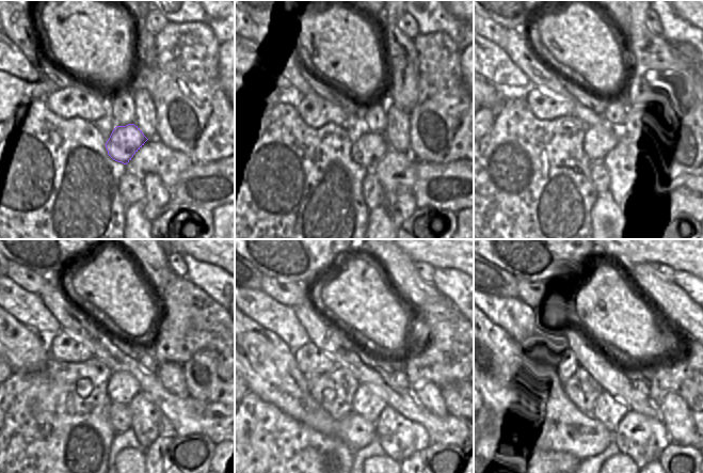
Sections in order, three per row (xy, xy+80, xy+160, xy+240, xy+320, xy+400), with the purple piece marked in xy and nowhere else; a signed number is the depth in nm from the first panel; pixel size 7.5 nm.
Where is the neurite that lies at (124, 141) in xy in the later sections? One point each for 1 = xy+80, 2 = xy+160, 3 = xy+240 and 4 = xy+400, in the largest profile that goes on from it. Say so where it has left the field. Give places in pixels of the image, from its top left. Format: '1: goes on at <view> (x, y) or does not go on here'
1: goes on at xy+80 (367, 151)
2: goes on at xy+160 (598, 141)
3: goes on at xy+240 (122, 387)
4: goes on at xy+400 (609, 411)

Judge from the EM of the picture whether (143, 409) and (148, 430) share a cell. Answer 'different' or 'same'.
same

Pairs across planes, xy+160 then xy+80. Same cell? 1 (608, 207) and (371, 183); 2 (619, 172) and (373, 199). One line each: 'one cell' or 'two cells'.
1: one cell
2: two cells

